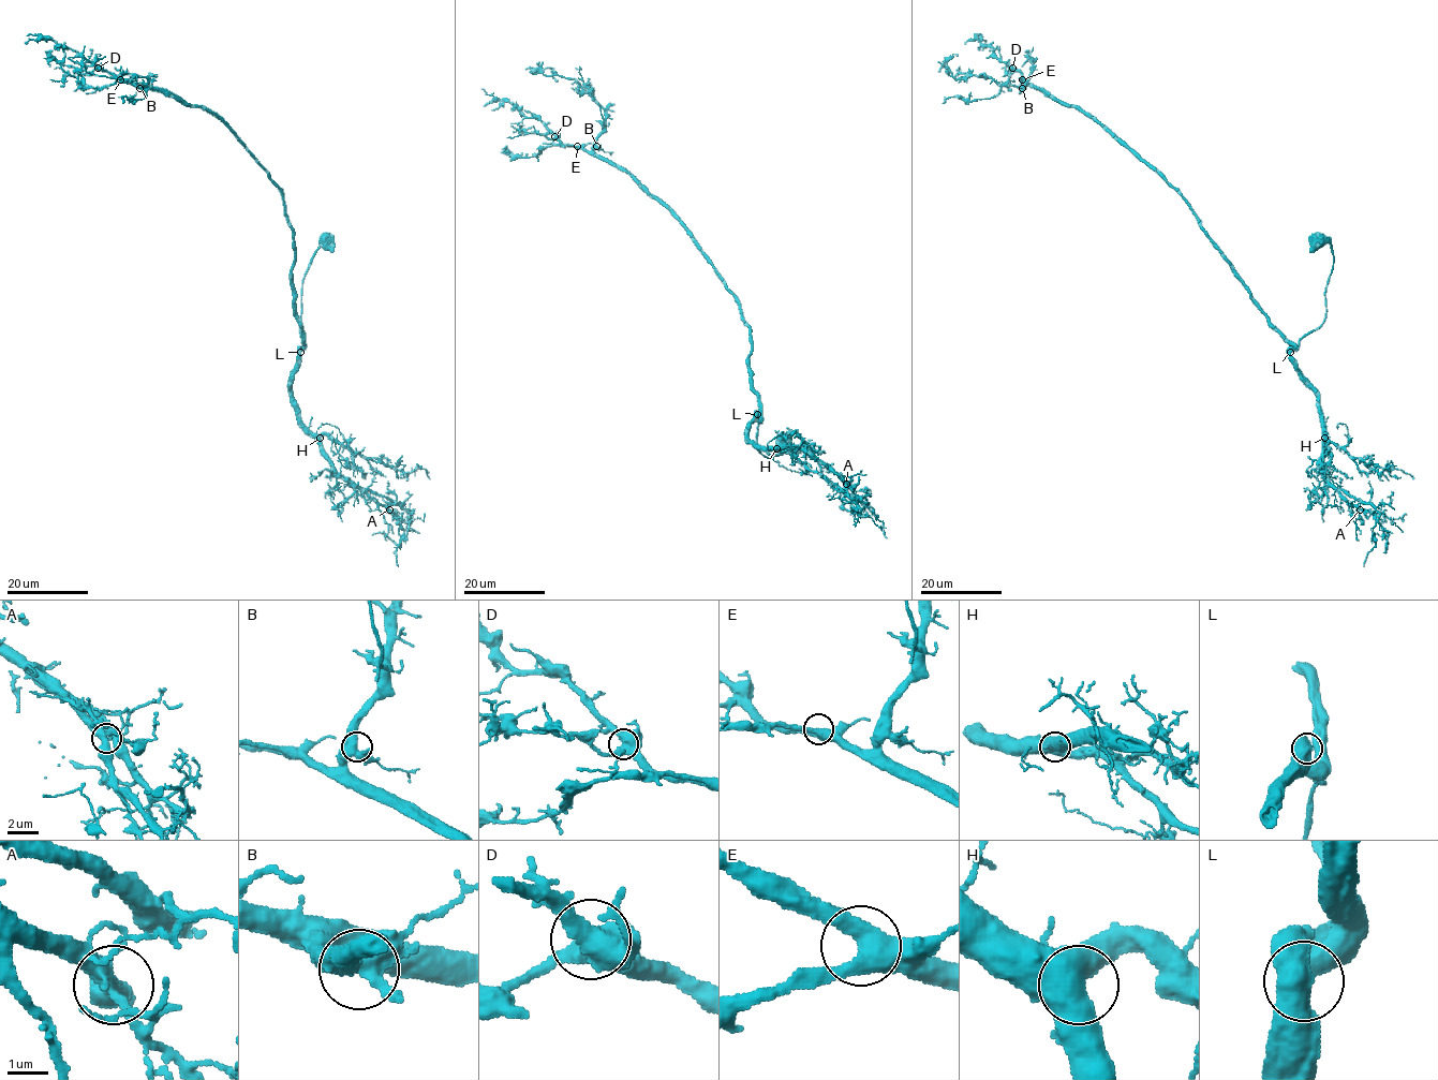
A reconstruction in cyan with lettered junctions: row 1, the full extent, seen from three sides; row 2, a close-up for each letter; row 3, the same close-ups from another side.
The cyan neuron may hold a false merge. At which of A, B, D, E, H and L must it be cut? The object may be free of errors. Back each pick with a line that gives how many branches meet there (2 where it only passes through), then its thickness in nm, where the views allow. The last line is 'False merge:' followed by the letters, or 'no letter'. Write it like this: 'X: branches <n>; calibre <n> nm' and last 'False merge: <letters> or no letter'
False merge: no letter

